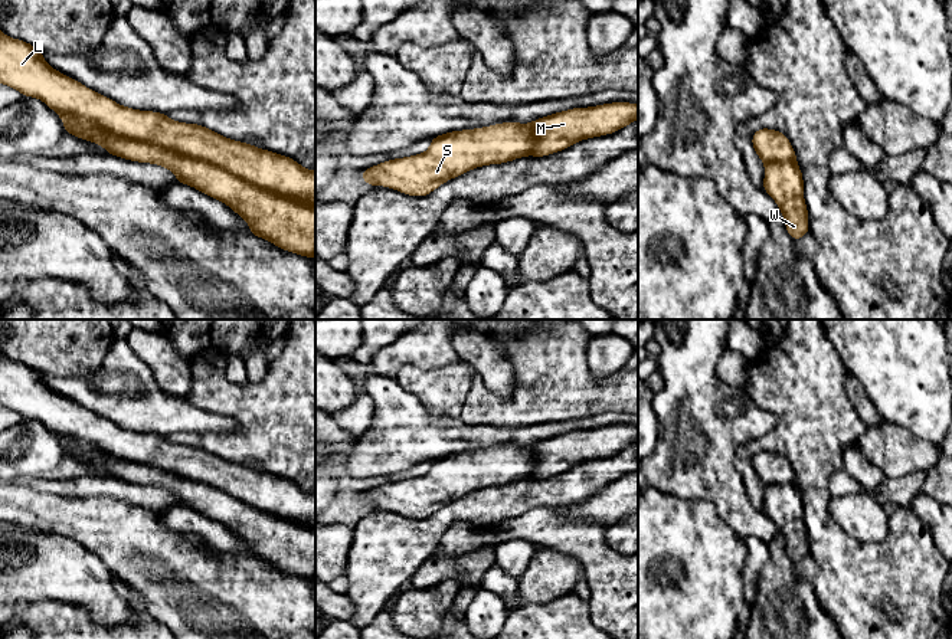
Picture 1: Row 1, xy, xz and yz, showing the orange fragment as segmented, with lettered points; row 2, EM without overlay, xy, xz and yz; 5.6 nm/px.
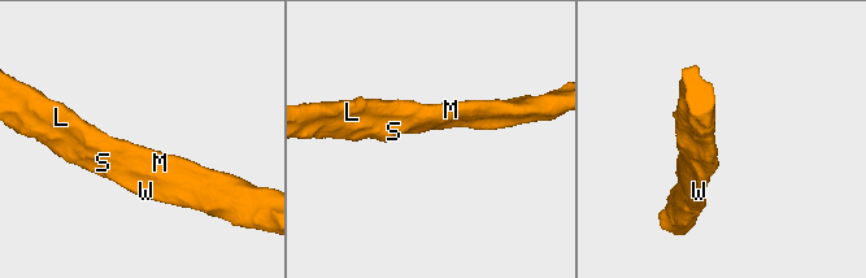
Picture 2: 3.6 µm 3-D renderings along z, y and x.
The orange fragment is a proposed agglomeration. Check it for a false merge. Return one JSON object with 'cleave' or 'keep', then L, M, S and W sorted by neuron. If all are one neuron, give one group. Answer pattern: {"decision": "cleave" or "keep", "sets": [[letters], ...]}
{"decision": "keep", "sets": [["L", "M", "S", "W"]]}

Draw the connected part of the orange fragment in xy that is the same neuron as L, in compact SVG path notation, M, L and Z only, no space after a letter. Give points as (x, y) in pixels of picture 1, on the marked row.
M1 32L0 83L17 89L23 96L42 99L62 118L66 134L104 145L111 155L170 168L176 181L226 203L251 226L251 236L264 237L307 259L315 258L315 171L291 157L229 140L200 124L173 121L163 112L118 105L52 69L40 49Z

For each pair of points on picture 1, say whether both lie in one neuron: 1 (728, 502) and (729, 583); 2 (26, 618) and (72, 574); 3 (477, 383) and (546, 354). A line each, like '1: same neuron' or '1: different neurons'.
1: different neurons
2: different neurons
3: same neuron

